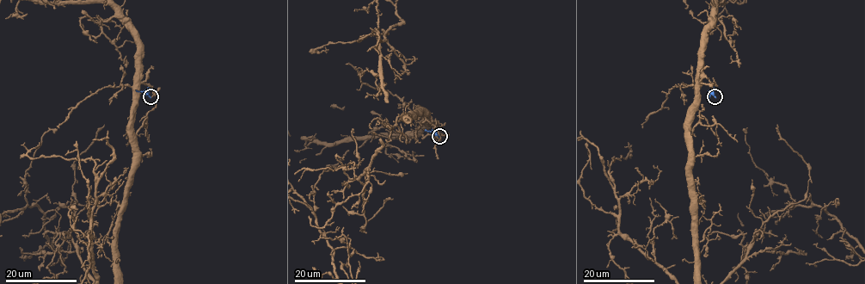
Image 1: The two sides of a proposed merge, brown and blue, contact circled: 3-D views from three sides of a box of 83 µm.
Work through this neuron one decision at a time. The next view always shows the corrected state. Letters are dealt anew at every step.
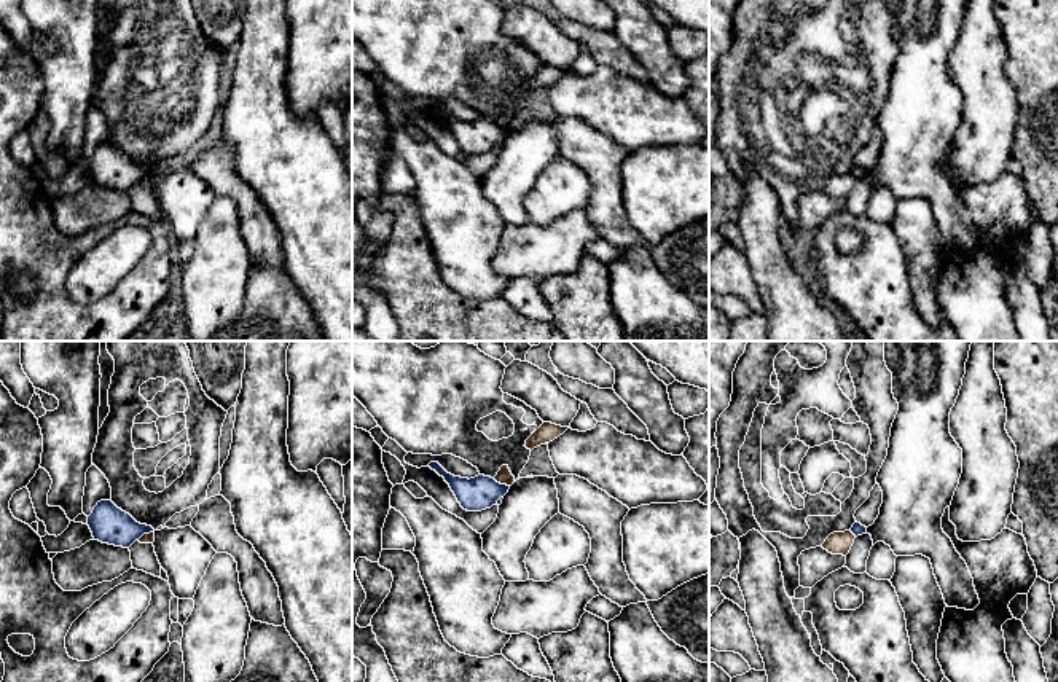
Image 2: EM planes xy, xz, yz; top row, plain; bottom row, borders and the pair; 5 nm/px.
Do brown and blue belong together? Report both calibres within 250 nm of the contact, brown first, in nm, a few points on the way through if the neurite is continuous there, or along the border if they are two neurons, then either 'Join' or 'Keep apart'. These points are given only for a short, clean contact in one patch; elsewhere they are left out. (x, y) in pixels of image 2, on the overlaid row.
Thickness 80 nm (brown) against 170 nm. Boundary: xz (493, 478), (509, 486). Keep apart

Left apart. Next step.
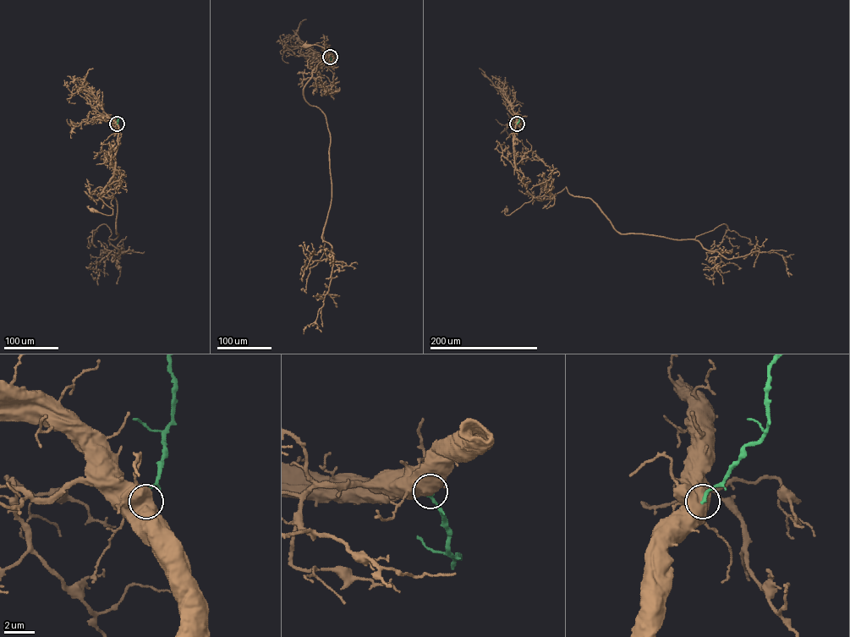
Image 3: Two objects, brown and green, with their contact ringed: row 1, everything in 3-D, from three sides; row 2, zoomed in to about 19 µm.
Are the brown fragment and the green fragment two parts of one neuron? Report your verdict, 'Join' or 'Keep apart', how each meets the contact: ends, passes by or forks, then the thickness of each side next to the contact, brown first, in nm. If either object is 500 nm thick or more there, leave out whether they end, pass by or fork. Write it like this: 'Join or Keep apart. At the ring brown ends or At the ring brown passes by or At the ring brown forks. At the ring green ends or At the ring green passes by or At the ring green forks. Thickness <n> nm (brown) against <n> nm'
Keep apart. Thickness 800 nm (brown) against 240 nm

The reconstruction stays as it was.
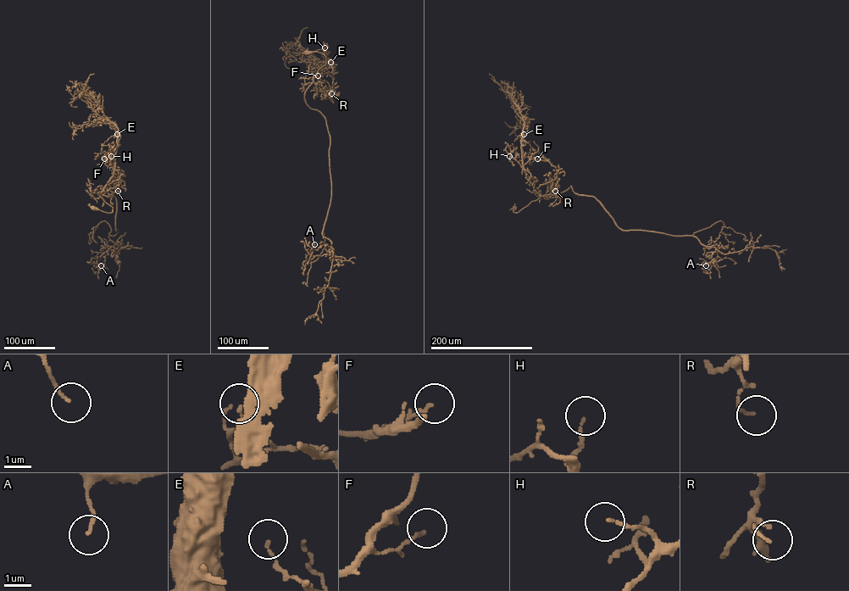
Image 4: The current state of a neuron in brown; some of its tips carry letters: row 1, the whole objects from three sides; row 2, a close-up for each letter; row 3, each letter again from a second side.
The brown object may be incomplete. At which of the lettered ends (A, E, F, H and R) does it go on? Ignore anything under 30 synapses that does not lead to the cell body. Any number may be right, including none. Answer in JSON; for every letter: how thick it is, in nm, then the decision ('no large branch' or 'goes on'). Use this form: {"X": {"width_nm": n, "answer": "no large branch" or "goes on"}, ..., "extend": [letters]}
{"A": {"width_nm": 120, "answer": "no large branch"}, "E": {"width_nm": 90, "answer": "no large branch"}, "F": {"width_nm": 100, "answer": "no large branch"}, "H": {"width_nm": 120, "answer": "goes on"}, "R": {"width_nm": 90, "answer": "no large branch"}, "extend": ["H"]}

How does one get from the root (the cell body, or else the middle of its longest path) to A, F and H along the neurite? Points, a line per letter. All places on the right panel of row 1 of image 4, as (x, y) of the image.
A: (514, 208), (571, 186), (594, 197), (624, 230), (692, 236), (714, 247), (717, 264), (706, 265)
F: (514, 208), (513, 211), (517, 213), (539, 197), (523, 169), (529, 160), (537, 158)
H: (514, 208), (513, 211), (517, 212), (537, 199), (540, 195), (520, 164), (509, 156)

